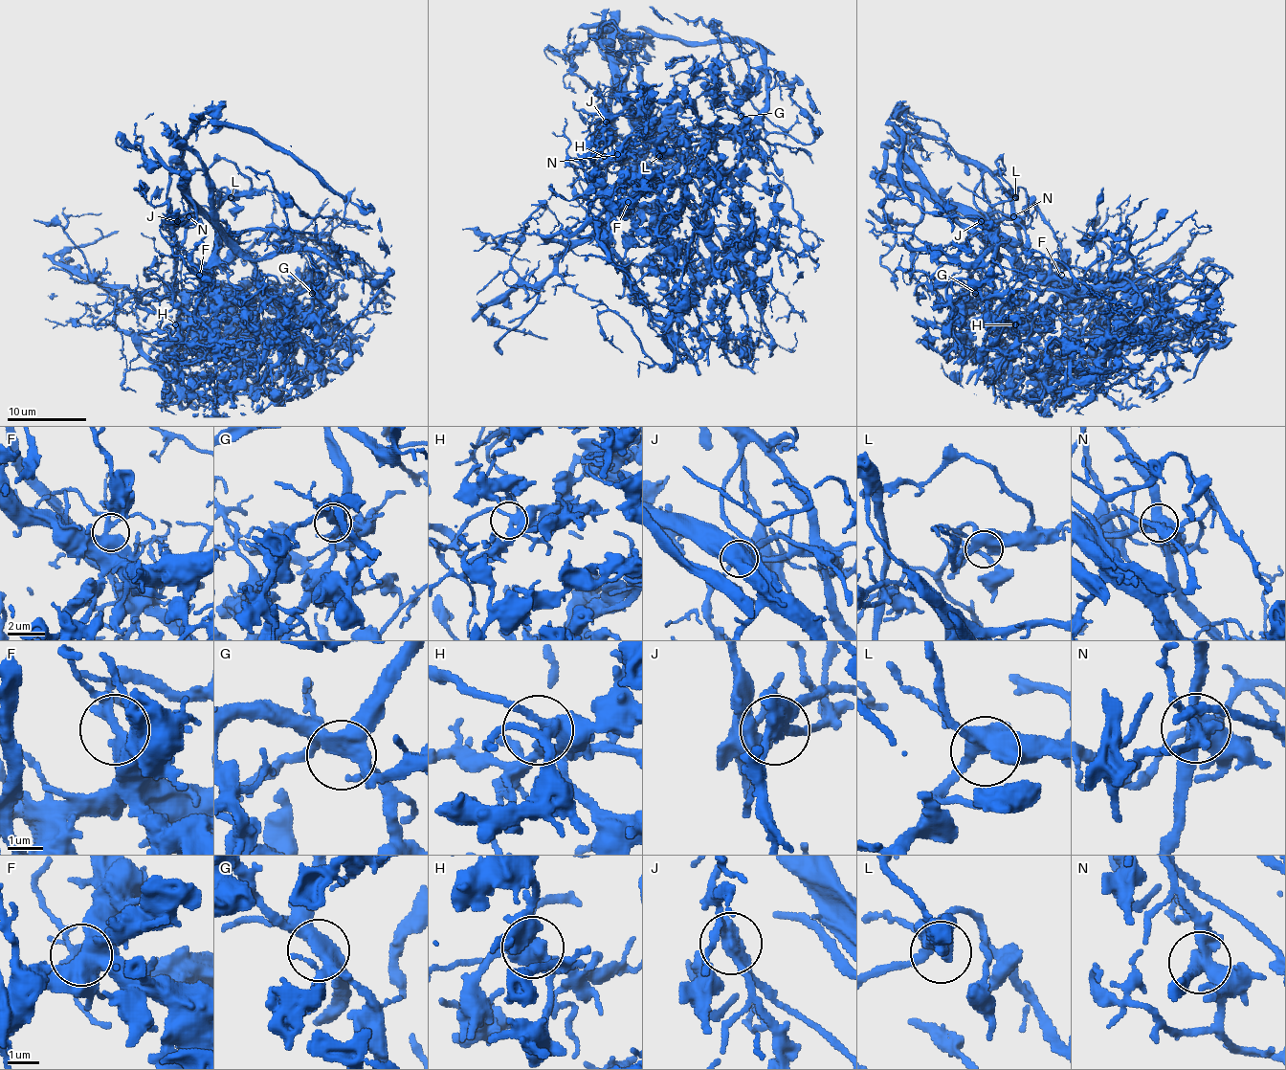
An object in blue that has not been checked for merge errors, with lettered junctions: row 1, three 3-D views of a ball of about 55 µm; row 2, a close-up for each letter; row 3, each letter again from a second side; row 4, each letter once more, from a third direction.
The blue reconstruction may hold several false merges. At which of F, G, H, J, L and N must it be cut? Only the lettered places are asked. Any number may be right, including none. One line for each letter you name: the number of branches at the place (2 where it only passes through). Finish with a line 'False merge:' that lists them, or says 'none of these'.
J: Branches: 4
N: Branches: 4
False merge: J, N

